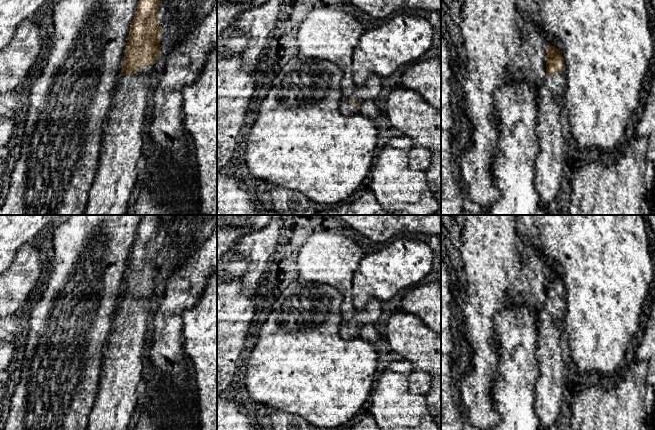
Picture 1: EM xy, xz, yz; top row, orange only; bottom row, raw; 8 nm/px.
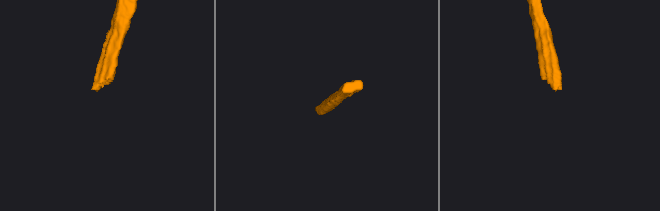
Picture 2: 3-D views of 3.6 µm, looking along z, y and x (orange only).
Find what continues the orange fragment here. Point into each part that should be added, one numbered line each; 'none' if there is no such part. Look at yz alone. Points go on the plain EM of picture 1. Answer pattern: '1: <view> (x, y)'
1: yz (552, 368)

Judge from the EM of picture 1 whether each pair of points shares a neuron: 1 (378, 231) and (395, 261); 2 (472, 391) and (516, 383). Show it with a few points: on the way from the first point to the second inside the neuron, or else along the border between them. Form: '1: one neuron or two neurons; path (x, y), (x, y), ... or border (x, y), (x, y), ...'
1: two neurons; border (393, 238), (390, 241)
2: two neurons; border (498, 364), (493, 388), (493, 401), (496, 410)

